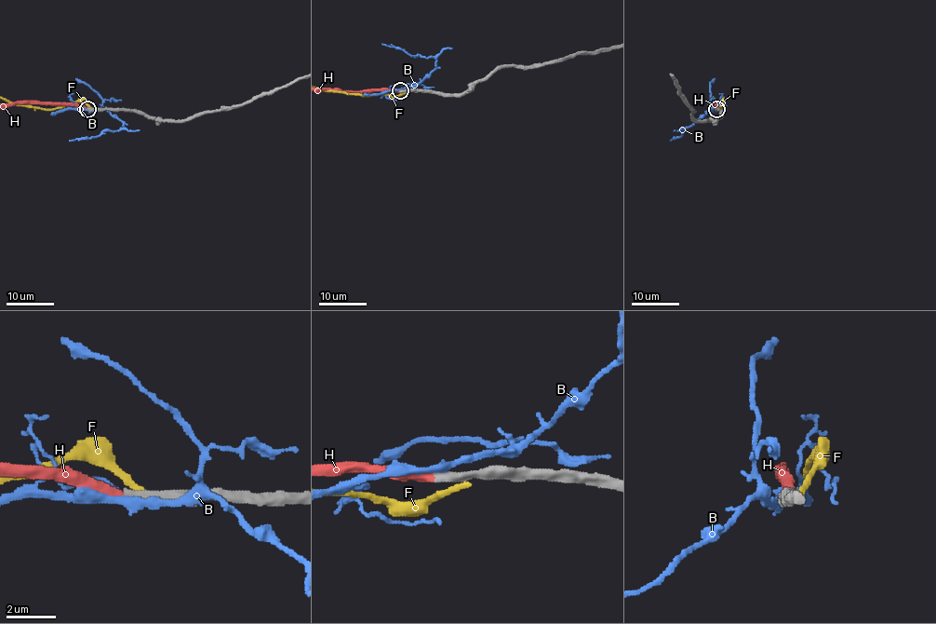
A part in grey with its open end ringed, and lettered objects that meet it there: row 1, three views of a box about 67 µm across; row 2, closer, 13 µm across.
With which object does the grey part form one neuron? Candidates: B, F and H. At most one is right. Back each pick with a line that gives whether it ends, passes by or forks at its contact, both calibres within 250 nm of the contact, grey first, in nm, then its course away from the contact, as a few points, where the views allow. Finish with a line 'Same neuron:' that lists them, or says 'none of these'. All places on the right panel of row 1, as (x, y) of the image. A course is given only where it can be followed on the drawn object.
H: it ends | 380/360 nm
Same neuron: H

